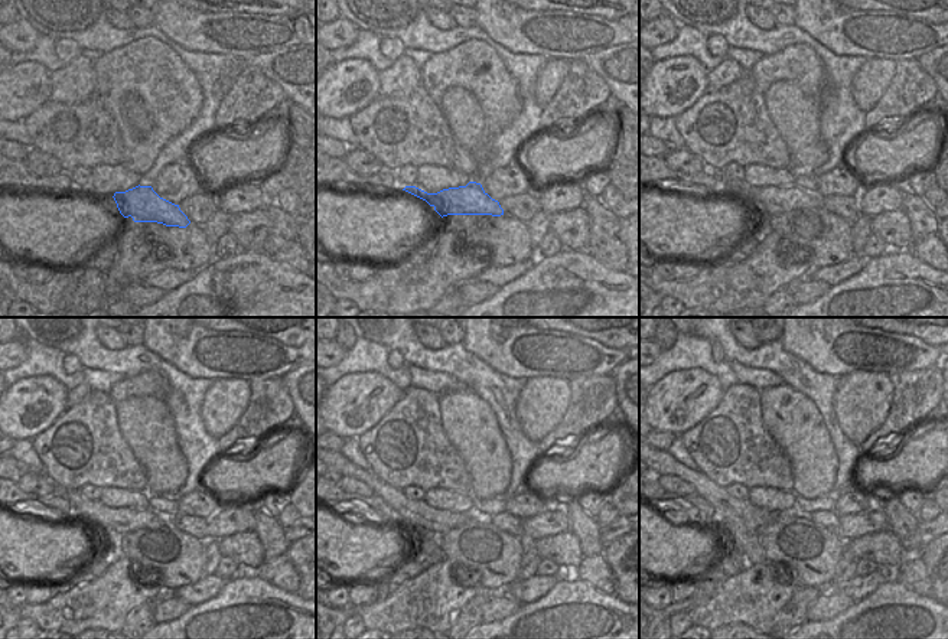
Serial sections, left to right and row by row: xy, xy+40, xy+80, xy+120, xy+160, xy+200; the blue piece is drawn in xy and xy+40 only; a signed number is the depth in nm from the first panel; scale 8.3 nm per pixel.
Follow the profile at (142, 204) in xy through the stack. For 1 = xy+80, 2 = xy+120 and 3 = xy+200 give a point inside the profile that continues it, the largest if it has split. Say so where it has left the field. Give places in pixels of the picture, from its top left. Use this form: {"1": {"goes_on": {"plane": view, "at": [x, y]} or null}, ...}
{"1": {"goes_on": {"plane": "xy+80", "at": [772, 199]}}, "2": {"goes_on": {"plane": "xy+120", "at": [94, 514]}}, "3": {"goes_on": {"plane": "xy+200", "at": [752, 517]}}}

